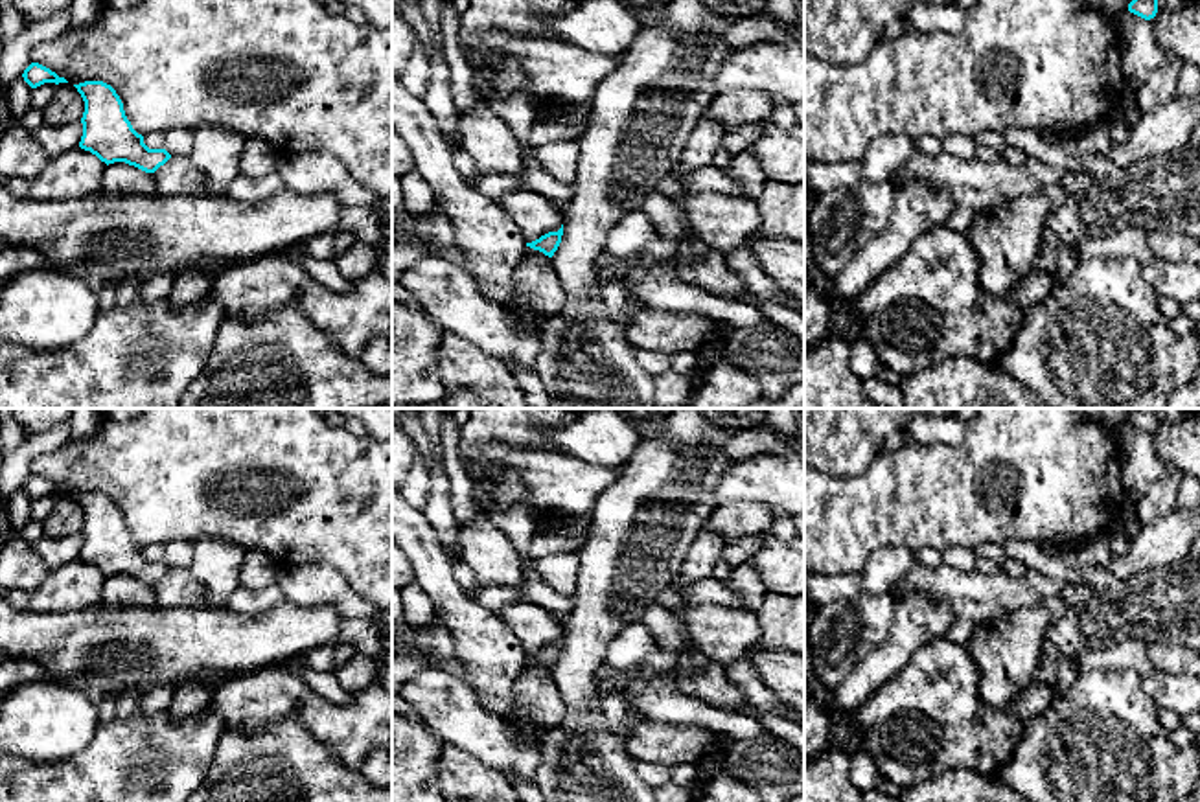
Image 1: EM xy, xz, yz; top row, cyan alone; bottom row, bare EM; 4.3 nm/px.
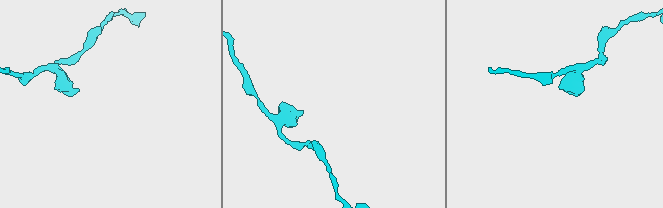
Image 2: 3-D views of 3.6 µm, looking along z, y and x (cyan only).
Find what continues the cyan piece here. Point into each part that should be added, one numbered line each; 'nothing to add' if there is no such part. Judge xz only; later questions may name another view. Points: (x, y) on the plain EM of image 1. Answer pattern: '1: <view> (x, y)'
nothing to add

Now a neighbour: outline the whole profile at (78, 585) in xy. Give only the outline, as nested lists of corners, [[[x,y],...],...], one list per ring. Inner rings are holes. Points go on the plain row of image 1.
[[[75,557],[52,570],[44,583],[29,592],[29,609],[37,613],[96,609],[103,603],[105,578],[96,567]]]

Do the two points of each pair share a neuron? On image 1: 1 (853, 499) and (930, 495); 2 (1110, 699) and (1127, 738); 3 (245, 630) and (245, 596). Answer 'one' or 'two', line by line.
1: one
2: one
3: two

